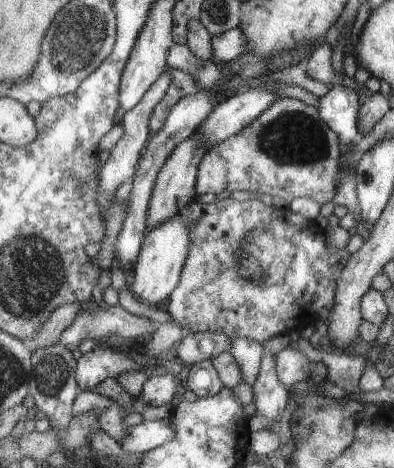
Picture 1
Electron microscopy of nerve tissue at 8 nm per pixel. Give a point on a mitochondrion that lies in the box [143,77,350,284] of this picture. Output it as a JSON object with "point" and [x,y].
{"point":[295,136]}

